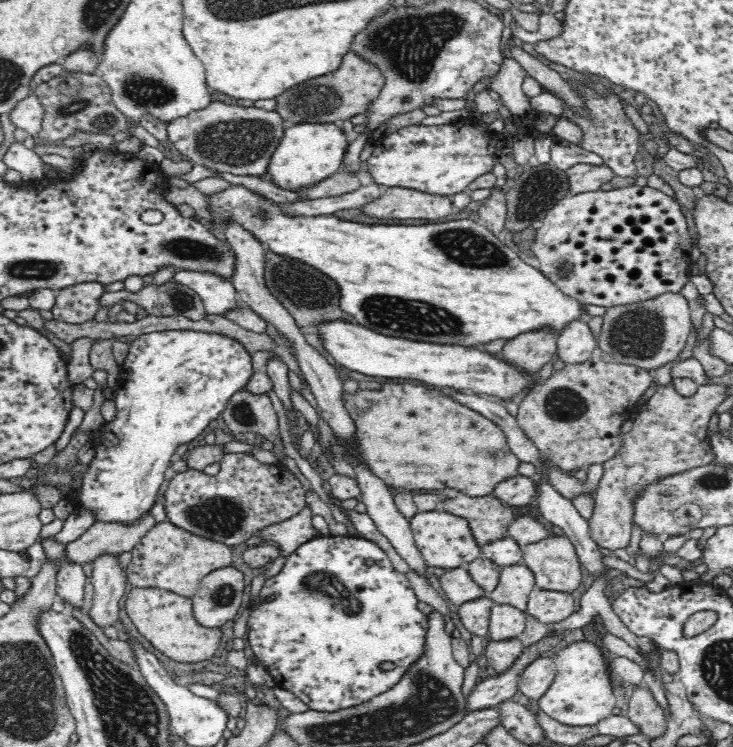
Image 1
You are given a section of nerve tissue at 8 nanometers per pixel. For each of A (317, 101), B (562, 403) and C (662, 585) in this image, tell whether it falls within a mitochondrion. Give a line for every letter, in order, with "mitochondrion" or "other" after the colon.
A: mitochondrion
B: mitochondrion
C: other

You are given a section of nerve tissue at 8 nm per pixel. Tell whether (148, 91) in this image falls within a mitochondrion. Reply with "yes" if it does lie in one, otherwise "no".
yes

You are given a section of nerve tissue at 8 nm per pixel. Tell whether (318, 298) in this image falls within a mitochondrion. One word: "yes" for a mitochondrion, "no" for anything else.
yes

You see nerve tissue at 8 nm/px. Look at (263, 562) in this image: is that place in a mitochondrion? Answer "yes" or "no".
no

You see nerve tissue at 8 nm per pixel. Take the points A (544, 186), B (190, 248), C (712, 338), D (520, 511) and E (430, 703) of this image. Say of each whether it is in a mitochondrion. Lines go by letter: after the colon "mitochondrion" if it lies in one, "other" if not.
A: mitochondrion
B: mitochondrion
C: other
D: other
E: mitochondrion

